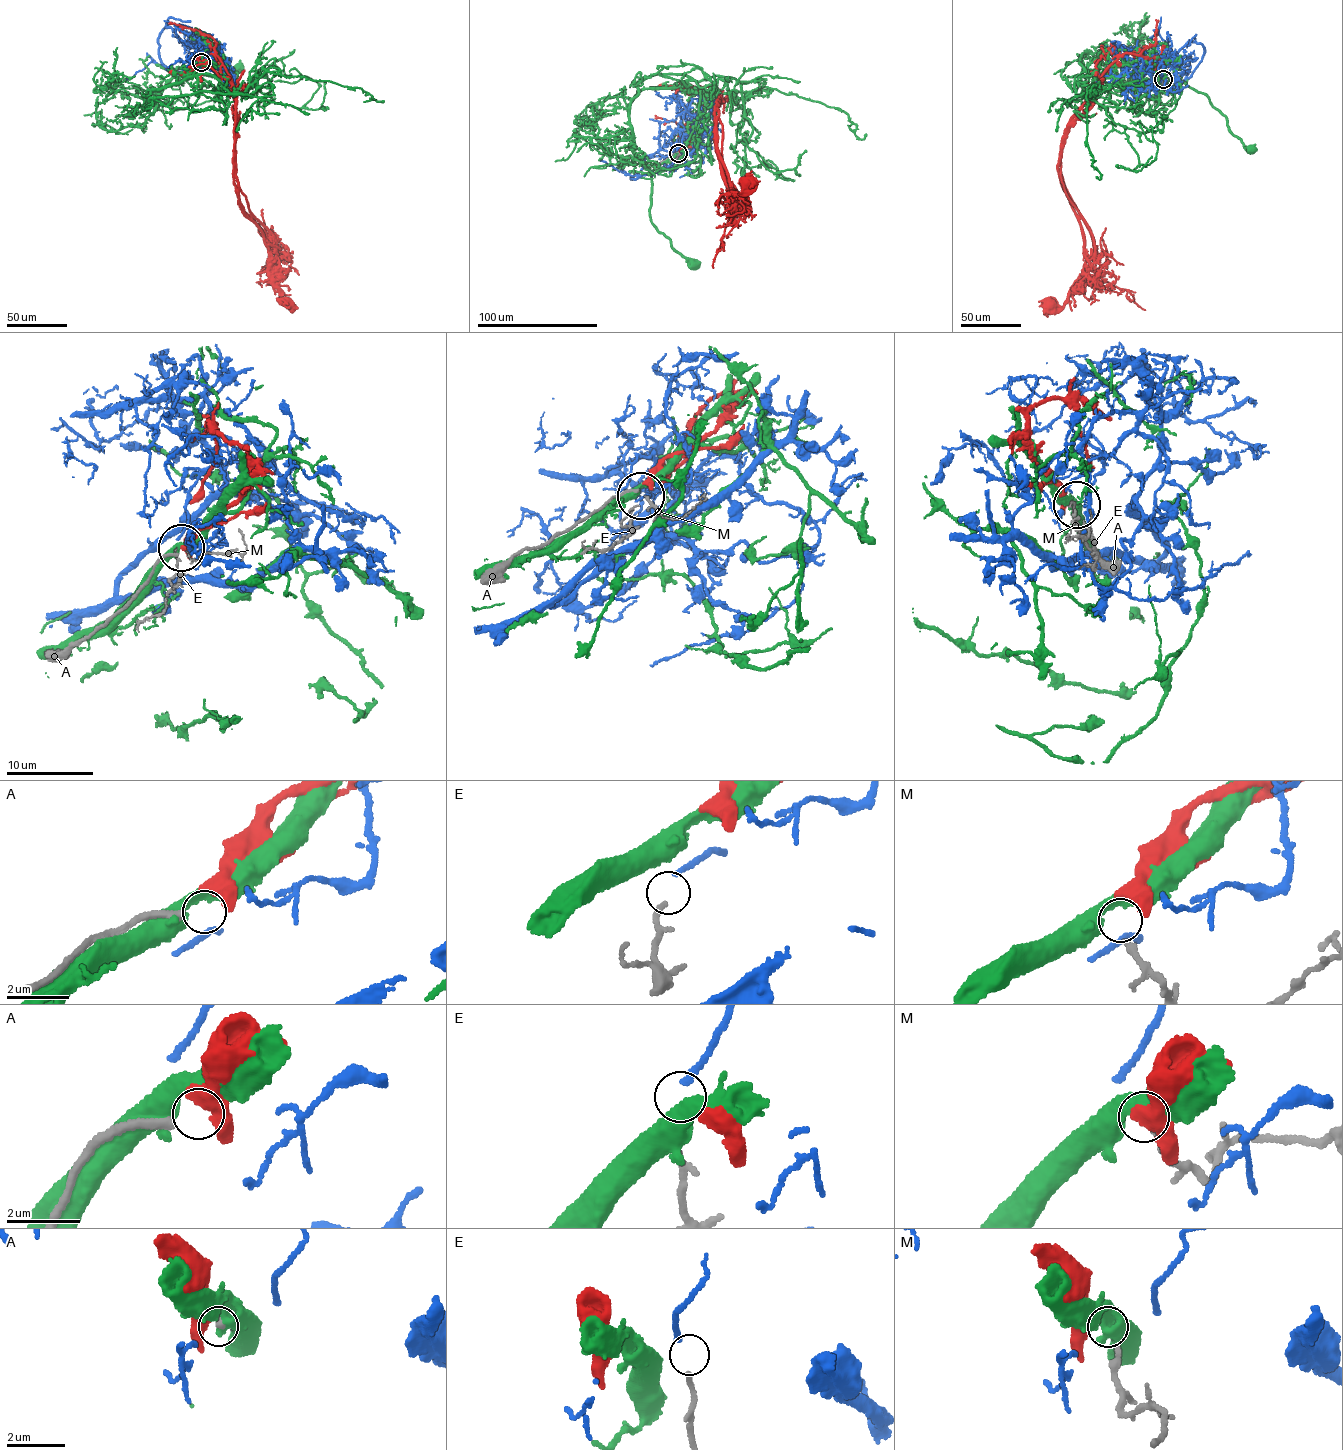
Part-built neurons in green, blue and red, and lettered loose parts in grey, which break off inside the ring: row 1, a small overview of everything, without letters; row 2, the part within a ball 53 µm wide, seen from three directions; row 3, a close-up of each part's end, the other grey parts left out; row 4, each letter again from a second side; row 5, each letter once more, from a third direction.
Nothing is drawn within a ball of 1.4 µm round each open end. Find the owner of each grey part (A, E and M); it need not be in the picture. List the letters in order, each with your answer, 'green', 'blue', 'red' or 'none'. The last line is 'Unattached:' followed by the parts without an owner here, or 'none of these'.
A: red
E: blue
M: green
Unattached: none of these

